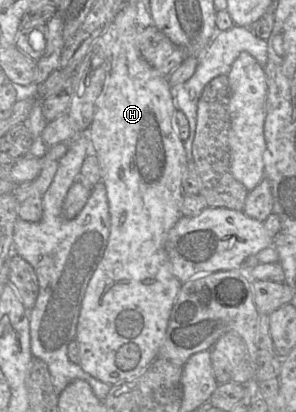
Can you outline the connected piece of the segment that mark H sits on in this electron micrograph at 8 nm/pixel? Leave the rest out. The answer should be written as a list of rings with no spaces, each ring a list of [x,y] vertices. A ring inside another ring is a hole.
[[[139,27],[126,29],[114,46],[111,71],[96,102],[86,136],[97,157],[110,213],[110,233],[81,306],[75,341],[81,369],[108,385],[141,375],[157,358],[165,339],[171,311],[182,283],[172,274],[166,252],[171,228],[181,217],[182,177],[189,164],[184,142],[173,127],[177,109],[167,77],[143,58],[137,45]]]

